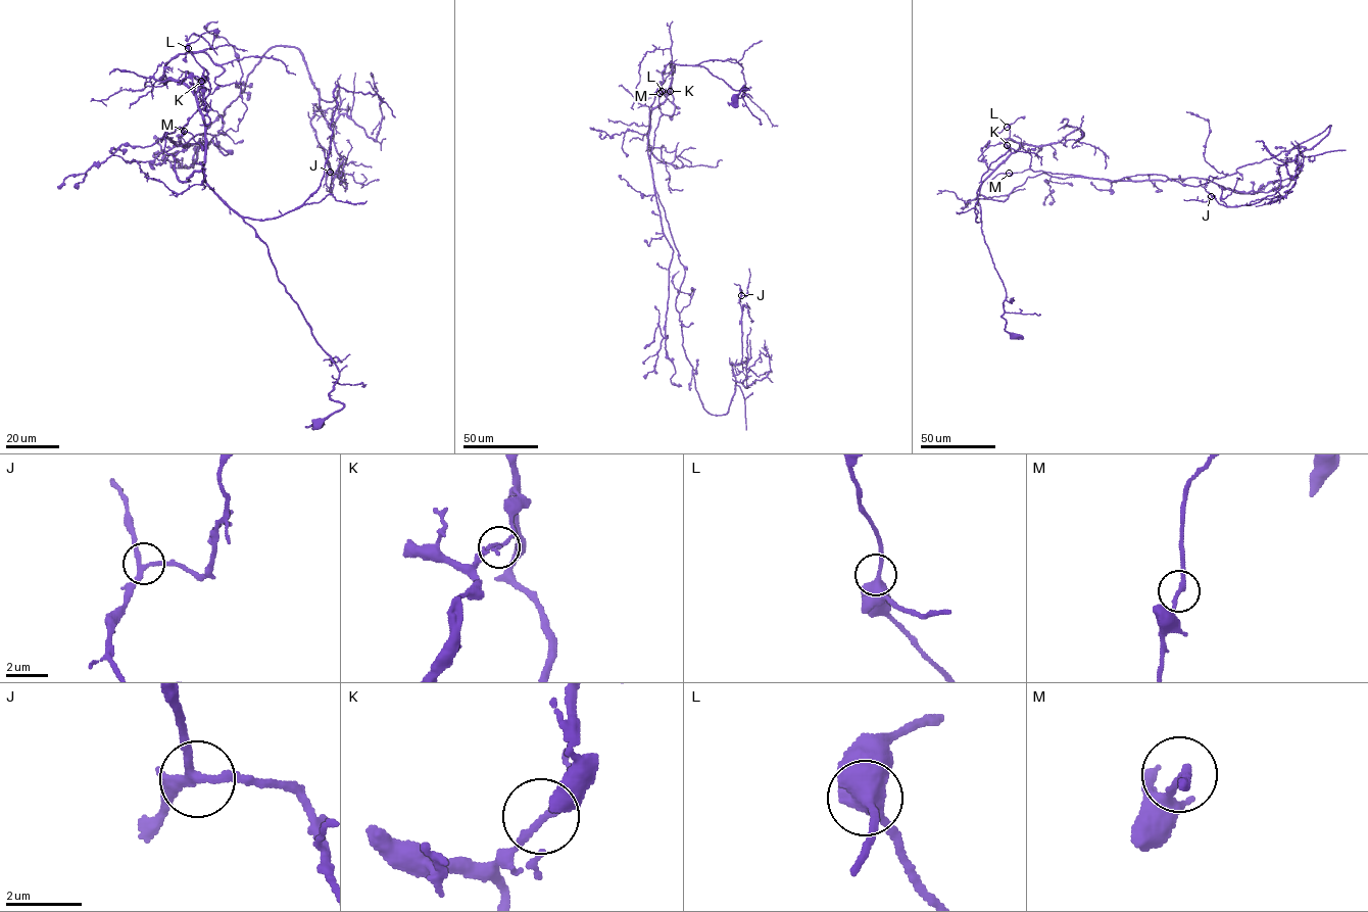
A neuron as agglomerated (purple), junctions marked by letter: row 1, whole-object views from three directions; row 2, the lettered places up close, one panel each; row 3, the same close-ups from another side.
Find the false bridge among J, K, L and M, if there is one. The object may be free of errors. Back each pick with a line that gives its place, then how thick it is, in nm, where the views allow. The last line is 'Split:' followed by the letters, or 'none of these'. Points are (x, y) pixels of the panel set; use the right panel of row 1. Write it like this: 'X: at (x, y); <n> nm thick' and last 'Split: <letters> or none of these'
K: at (1007, 145); 160 nm thick
Split: K

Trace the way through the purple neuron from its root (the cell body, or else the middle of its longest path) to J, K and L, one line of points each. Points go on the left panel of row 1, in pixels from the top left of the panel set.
J: (318, 424), (338, 368), (161, 139), (226, 155), (224, 111), (295, 46), (330, 172)
K: (318, 424), (343, 405), (329, 394), (338, 368), (266, 245), (205, 181), (201, 81)
L: (318, 424), (343, 405), (329, 394), (338, 368), (266, 245), (205, 181), (196, 95), (203, 69), (188, 48)

